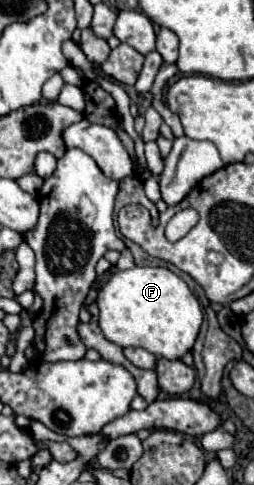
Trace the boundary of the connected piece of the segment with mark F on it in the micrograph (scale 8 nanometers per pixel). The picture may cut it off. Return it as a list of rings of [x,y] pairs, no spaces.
[[[135,266],[115,272],[97,296],[99,326],[105,338],[121,348],[141,346],[157,358],[181,360],[193,348],[203,312],[187,284],[169,268]]]

